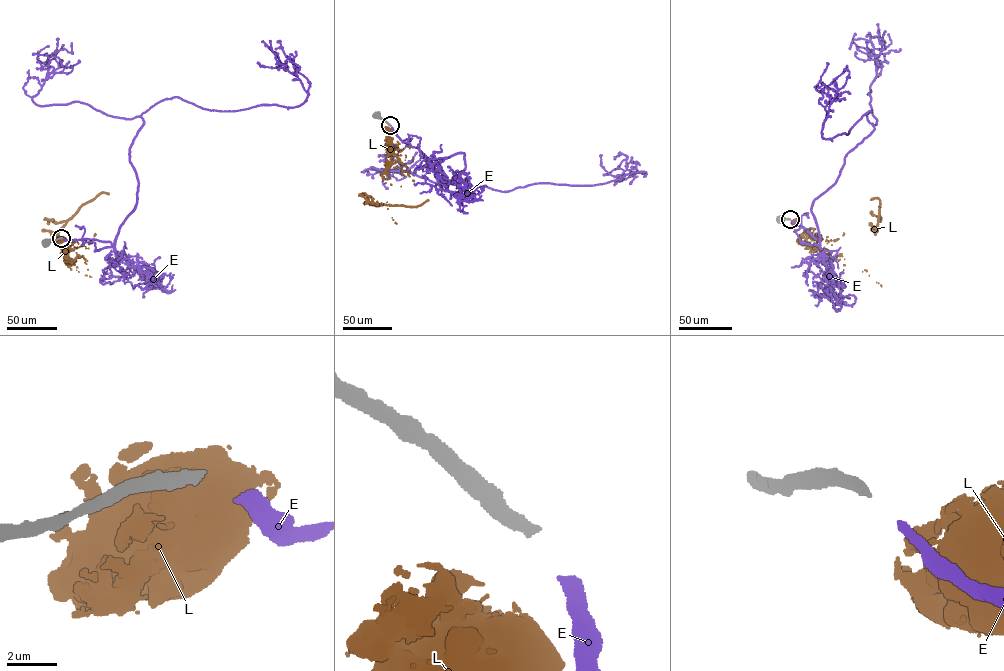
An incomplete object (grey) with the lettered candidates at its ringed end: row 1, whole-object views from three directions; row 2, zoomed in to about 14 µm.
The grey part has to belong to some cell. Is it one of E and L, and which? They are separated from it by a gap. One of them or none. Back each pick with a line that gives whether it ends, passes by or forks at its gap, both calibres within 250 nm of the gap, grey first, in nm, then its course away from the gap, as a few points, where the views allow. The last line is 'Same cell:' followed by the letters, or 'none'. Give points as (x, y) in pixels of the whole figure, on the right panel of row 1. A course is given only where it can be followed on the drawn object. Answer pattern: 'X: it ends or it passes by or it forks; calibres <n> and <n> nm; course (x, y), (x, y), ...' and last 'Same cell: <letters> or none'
E: it ends; calibres 360 and 400 nm; course (791, 221), (820, 245), (813, 201), (874, 129), (869, 111), (847, 134), (822, 137), (821, 89), (846, 66)
Same cell: E

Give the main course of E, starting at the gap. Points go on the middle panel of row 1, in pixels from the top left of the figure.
E: (391, 127), (433, 164), (464, 153), (472, 194), (643, 171), (624, 159), (603, 174)

